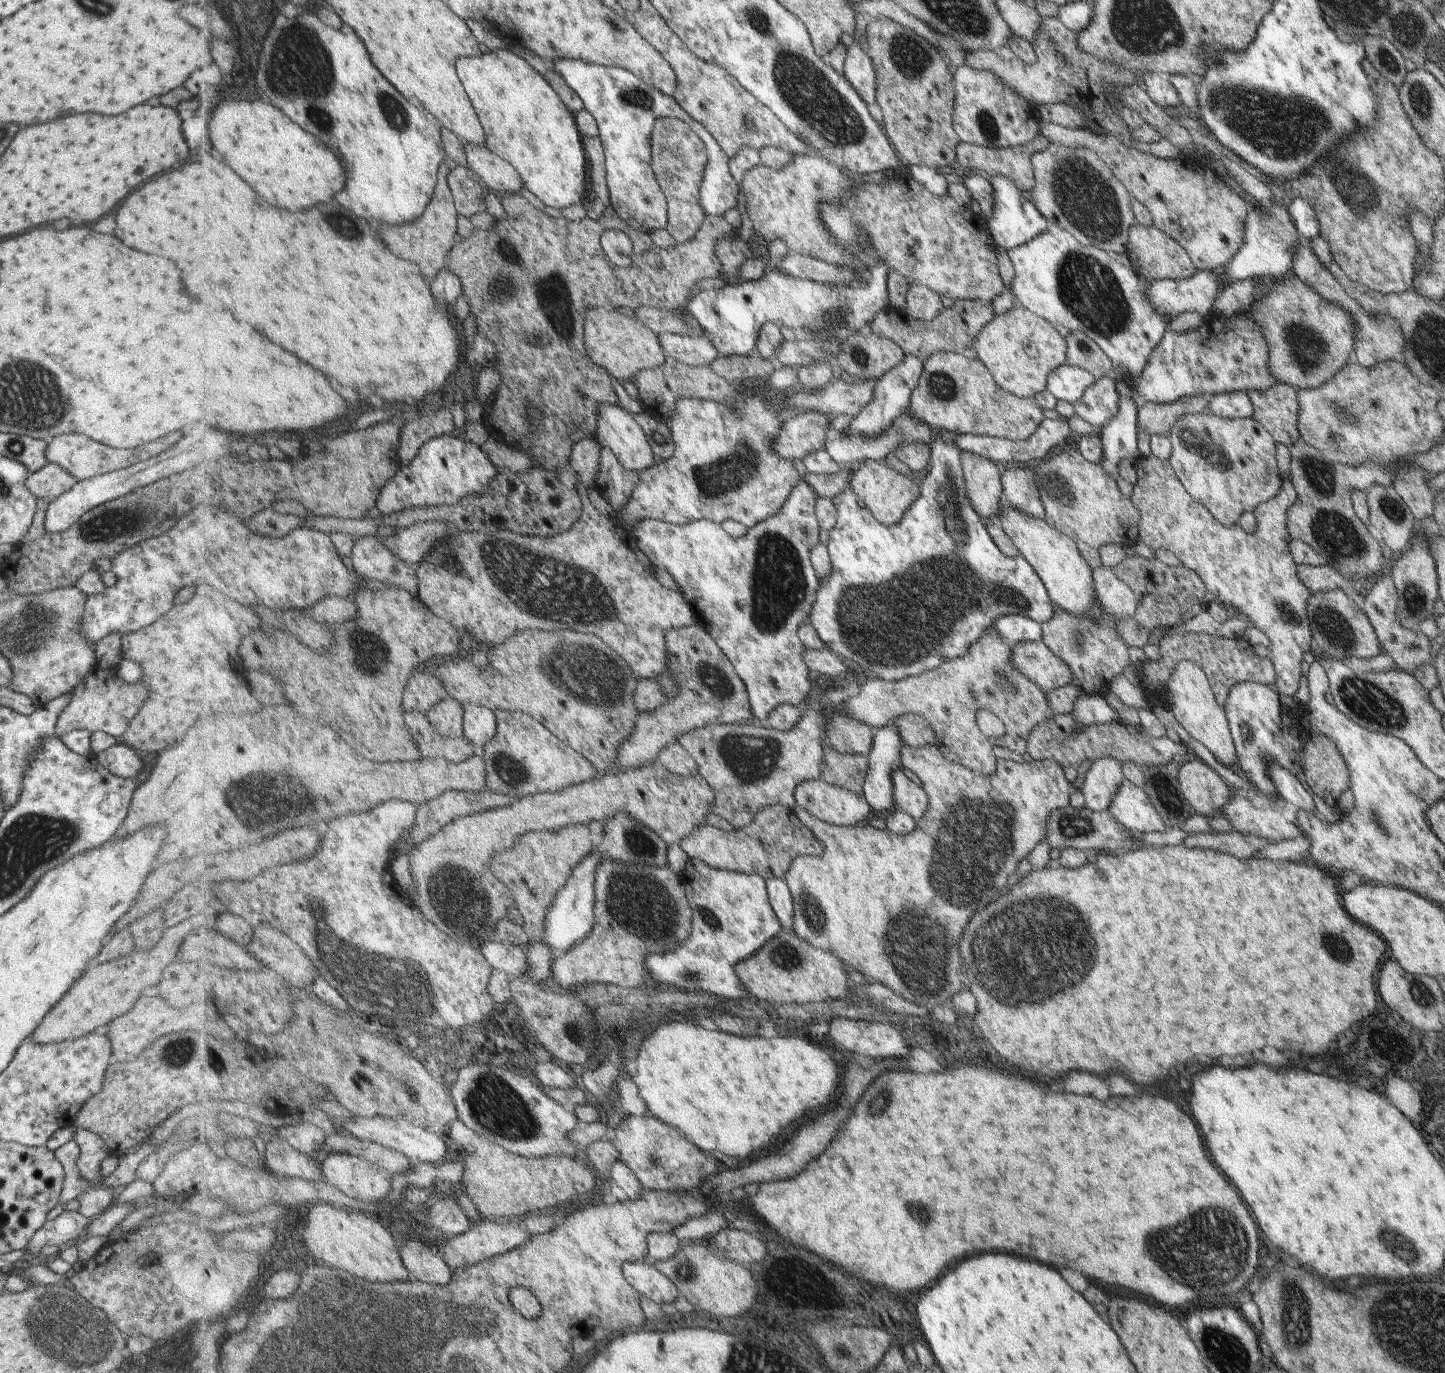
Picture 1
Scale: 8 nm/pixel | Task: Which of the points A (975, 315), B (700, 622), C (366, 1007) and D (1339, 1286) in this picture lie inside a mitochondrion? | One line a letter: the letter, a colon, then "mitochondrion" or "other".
A: other
B: other
C: mitochondrion
D: other

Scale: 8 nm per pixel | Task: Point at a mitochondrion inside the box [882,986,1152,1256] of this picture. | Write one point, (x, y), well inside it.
(918, 1212)

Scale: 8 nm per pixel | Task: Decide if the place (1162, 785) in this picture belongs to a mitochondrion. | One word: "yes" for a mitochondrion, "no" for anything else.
yes

